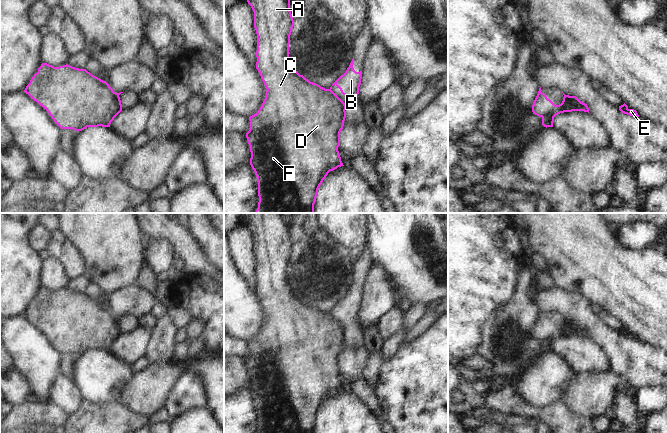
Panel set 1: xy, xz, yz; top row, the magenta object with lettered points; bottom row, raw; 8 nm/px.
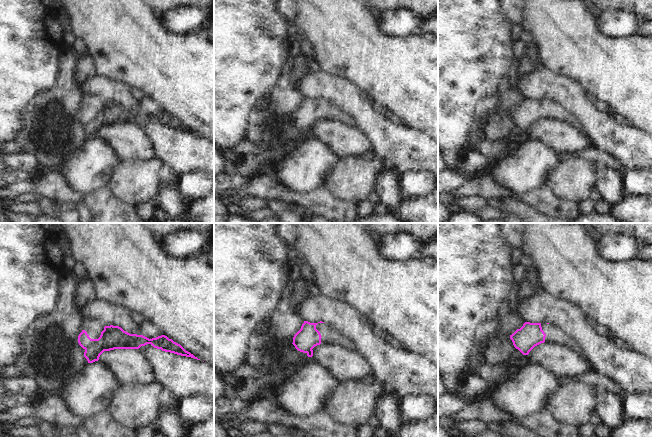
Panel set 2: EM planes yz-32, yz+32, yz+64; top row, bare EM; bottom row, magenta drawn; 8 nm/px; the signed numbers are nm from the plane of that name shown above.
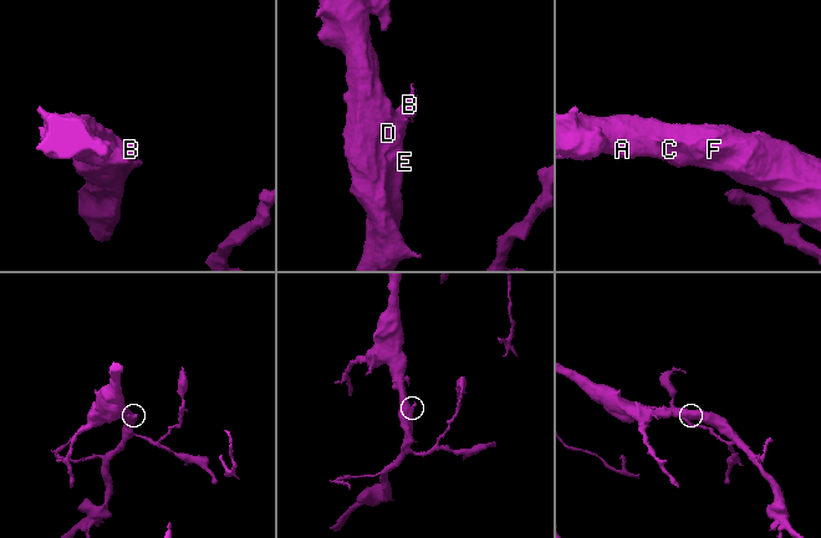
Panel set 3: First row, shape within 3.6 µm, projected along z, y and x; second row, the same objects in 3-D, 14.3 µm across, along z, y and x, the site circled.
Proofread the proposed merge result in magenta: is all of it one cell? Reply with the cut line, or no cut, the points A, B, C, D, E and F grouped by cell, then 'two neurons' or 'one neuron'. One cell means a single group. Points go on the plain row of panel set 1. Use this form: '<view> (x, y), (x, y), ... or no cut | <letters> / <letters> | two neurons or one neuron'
yz (567, 319), (567, 322), (560, 330), (557, 330), (542, 341) | A C D E F / B | two neurons

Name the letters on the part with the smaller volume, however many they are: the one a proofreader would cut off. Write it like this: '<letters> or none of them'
B

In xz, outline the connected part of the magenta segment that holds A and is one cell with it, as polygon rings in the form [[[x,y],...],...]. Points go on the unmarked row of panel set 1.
[[[245,213],[245,223],[254,236],[254,252],[257,258],[256,293],[267,313],[265,323],[256,338],[249,341],[250,352],[246,357],[246,362],[250,370],[250,389],[255,396],[258,406],[258,432],[257,433],[314,433],[318,413],[330,395],[344,390],[339,379],[340,356],[343,353],[346,342],[343,325],[330,313],[325,313],[320,309],[310,306],[303,299],[295,294],[289,281],[290,259],[294,250],[294,244],[290,235],[290,223],[282,213]]]

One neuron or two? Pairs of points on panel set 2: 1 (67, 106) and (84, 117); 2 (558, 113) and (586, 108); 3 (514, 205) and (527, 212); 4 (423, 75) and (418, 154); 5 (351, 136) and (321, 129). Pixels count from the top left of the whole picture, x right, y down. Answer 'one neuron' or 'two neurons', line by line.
1: two neurons
2: two neurons
3: one neuron
4: two neurons
5: one neuron

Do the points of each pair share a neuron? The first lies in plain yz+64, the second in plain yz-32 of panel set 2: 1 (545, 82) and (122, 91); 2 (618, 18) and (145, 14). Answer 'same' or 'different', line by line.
1: same
2: different

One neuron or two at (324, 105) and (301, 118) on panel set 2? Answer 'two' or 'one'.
one

